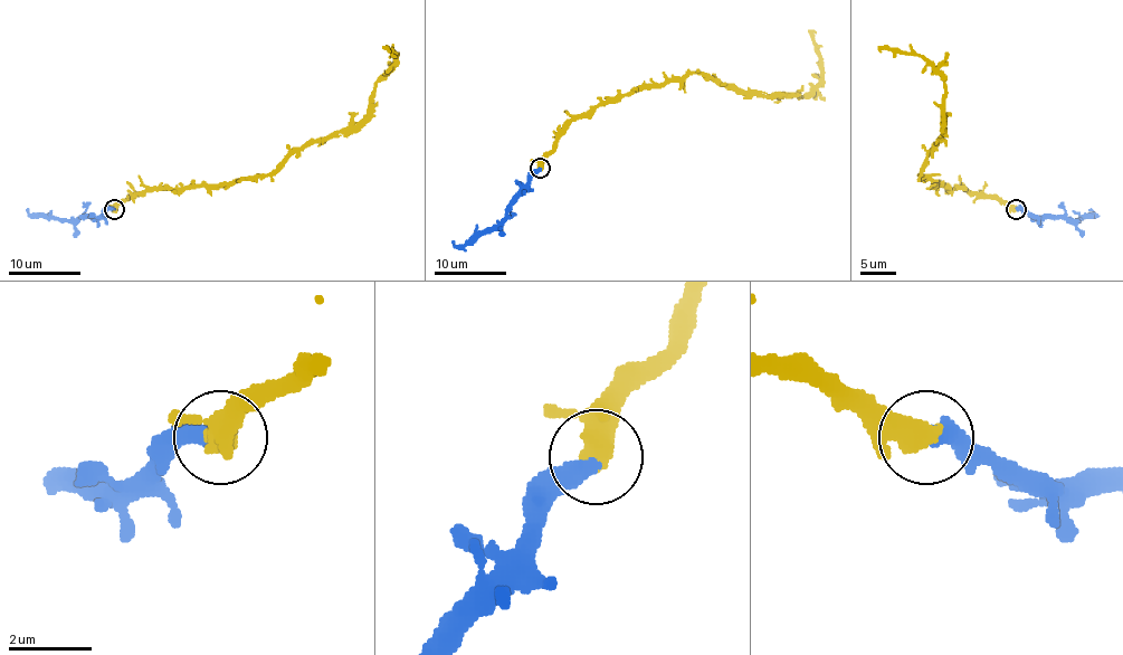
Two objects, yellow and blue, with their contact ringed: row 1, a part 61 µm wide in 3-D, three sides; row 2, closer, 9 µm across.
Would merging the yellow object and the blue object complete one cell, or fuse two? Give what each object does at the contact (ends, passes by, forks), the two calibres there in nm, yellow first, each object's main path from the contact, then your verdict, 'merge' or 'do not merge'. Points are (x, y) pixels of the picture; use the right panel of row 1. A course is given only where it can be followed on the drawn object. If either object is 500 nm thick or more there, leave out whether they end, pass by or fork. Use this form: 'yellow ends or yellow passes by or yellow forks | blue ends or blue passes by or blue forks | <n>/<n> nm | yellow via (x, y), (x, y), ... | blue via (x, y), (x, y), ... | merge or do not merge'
yellow passes by | blue ends | 440/440 nm | yellow via (1017, 208), (997, 197), (940, 187), (922, 176), (922, 165), (943, 129), (945, 81), (920, 56), (878, 47) | blue via (1017, 208), (1038, 217), (1074, 219), (1092, 216), (1088, 210) | merge

